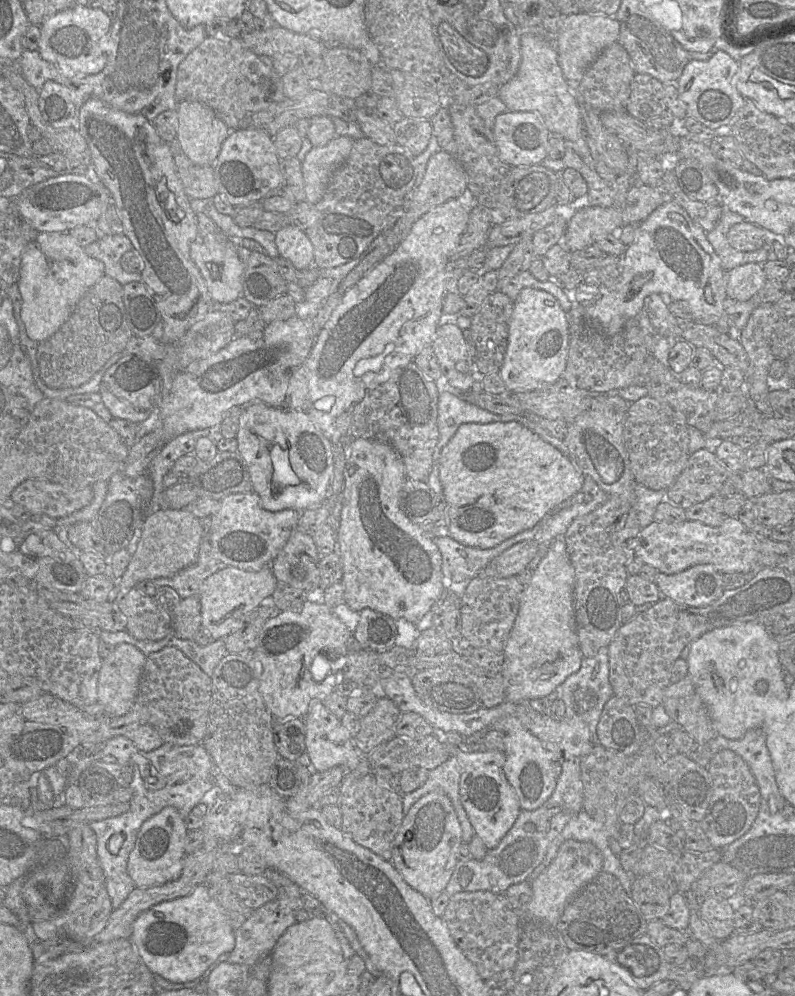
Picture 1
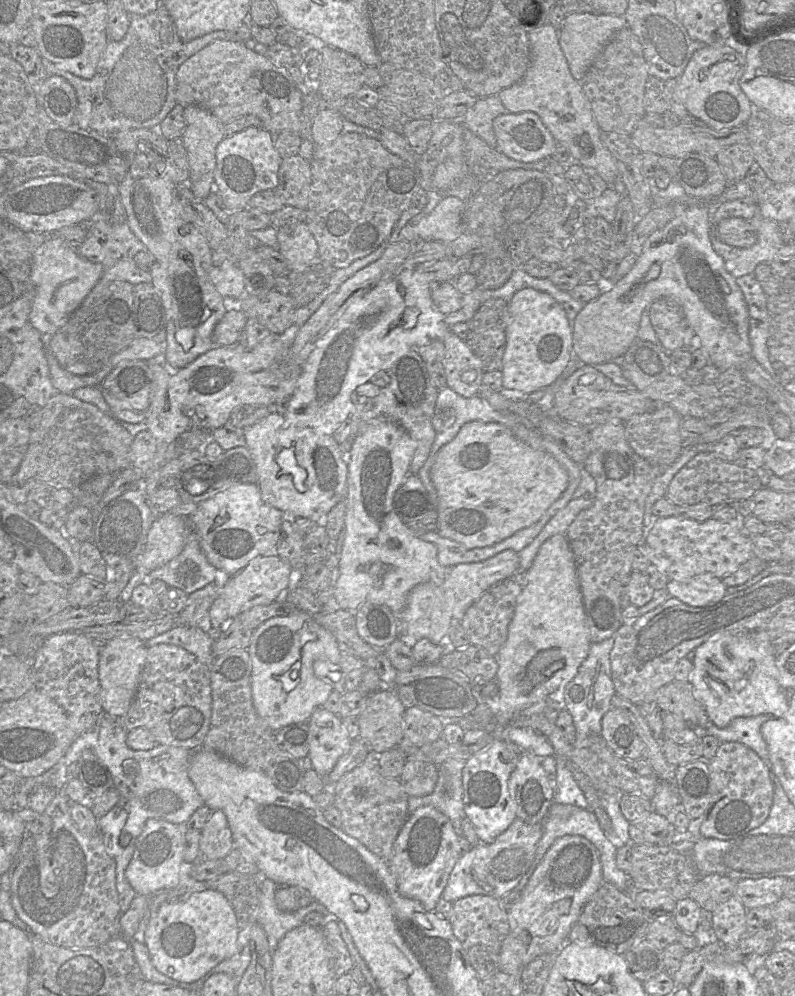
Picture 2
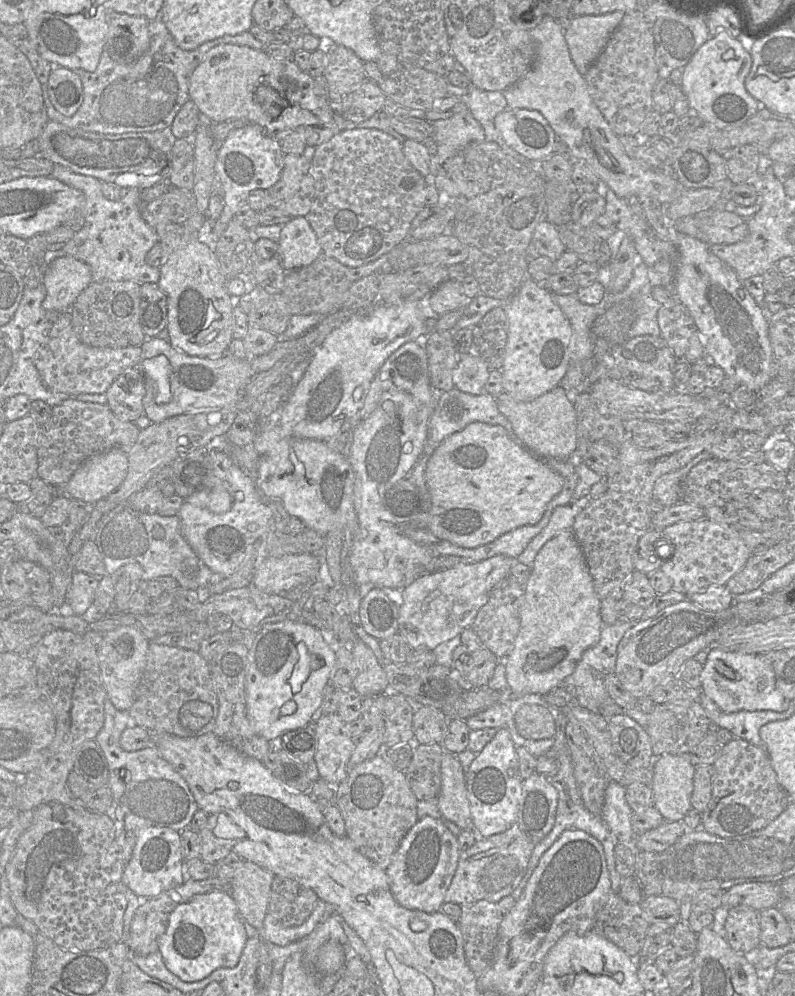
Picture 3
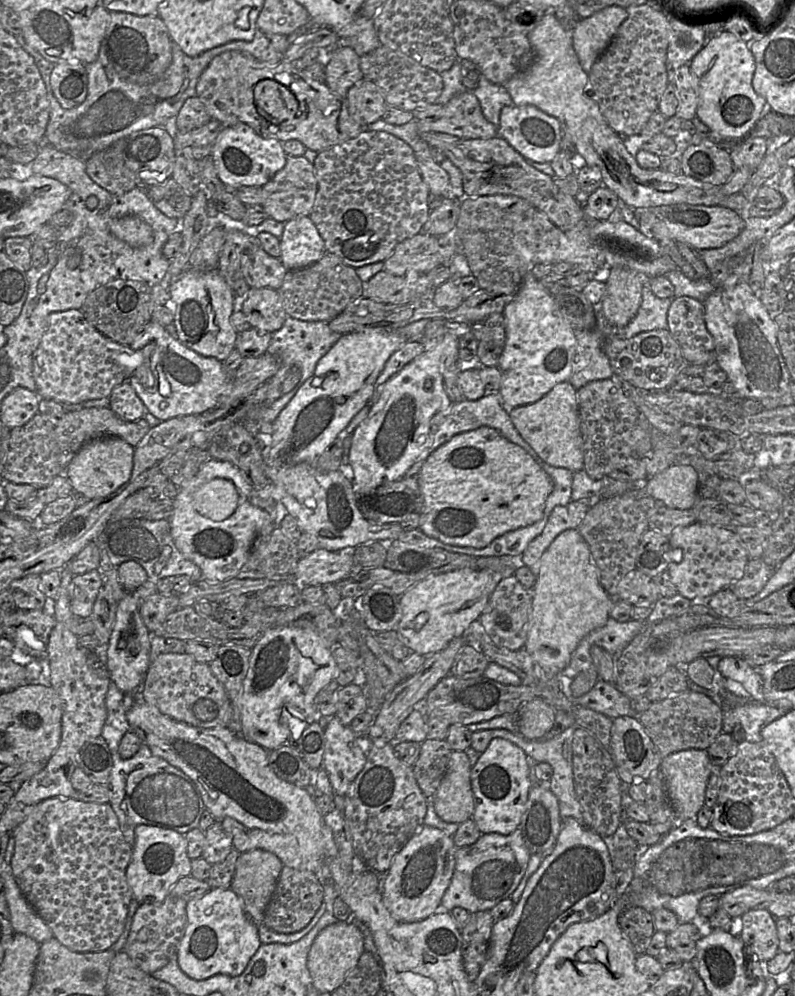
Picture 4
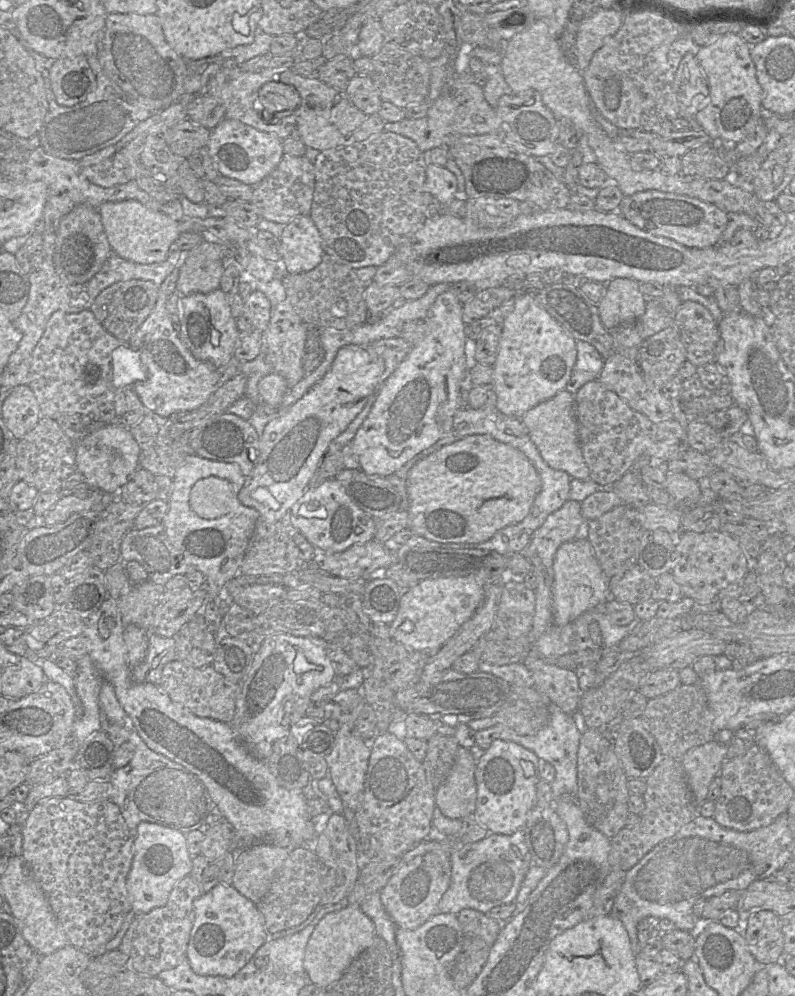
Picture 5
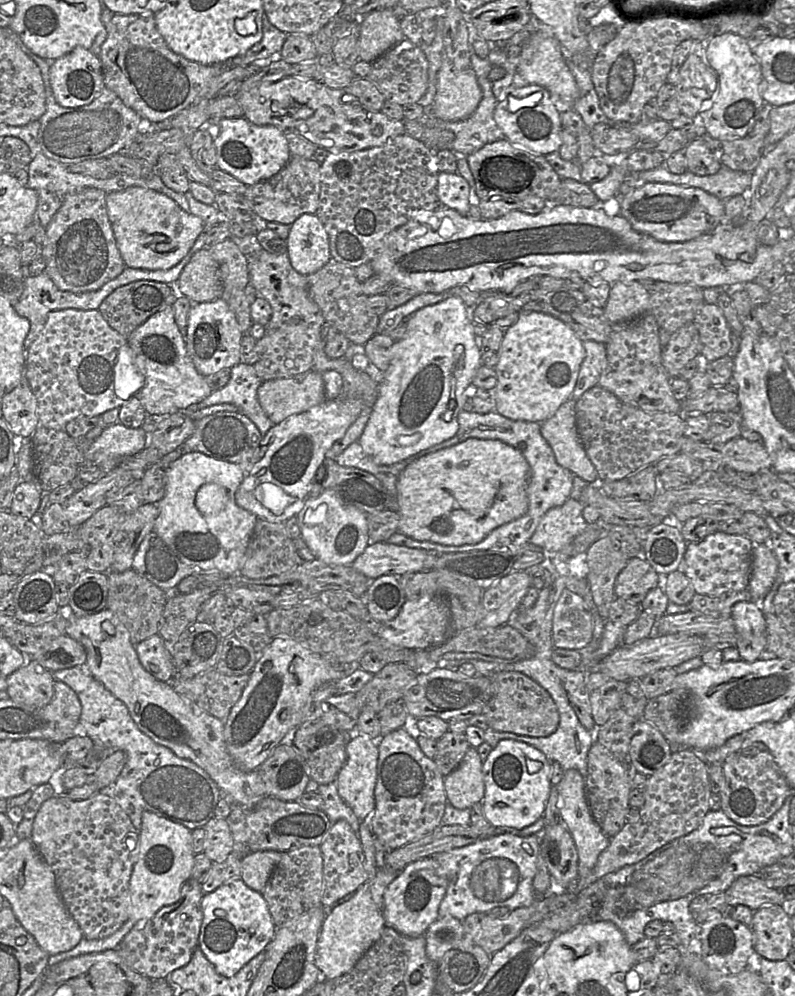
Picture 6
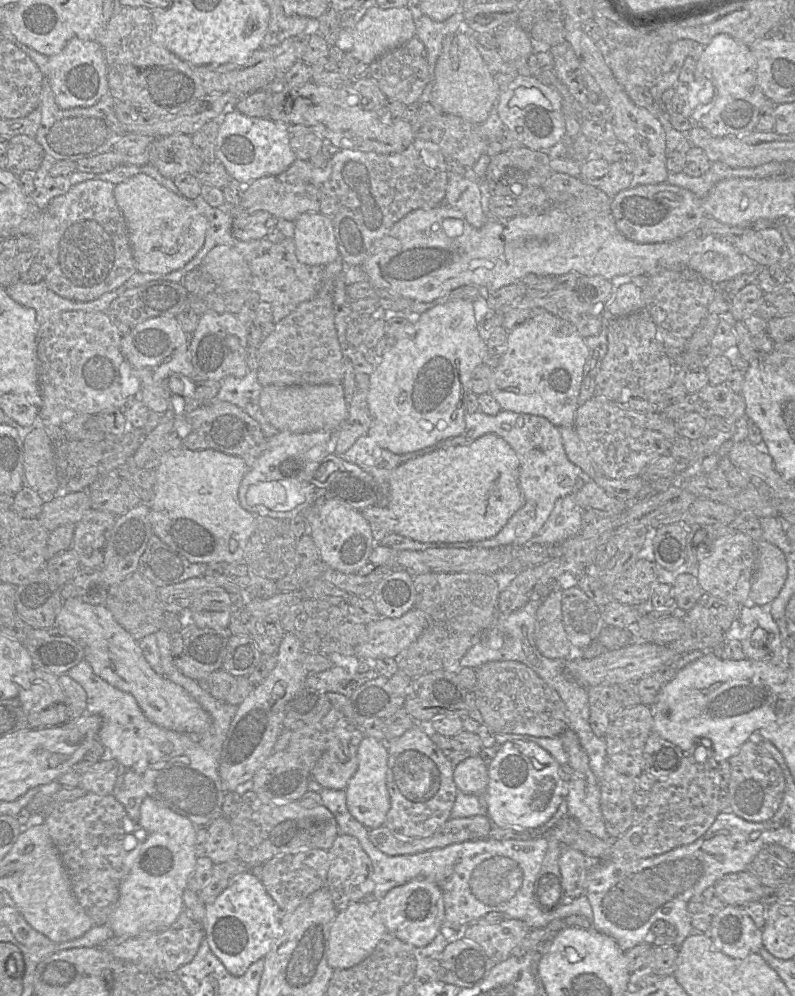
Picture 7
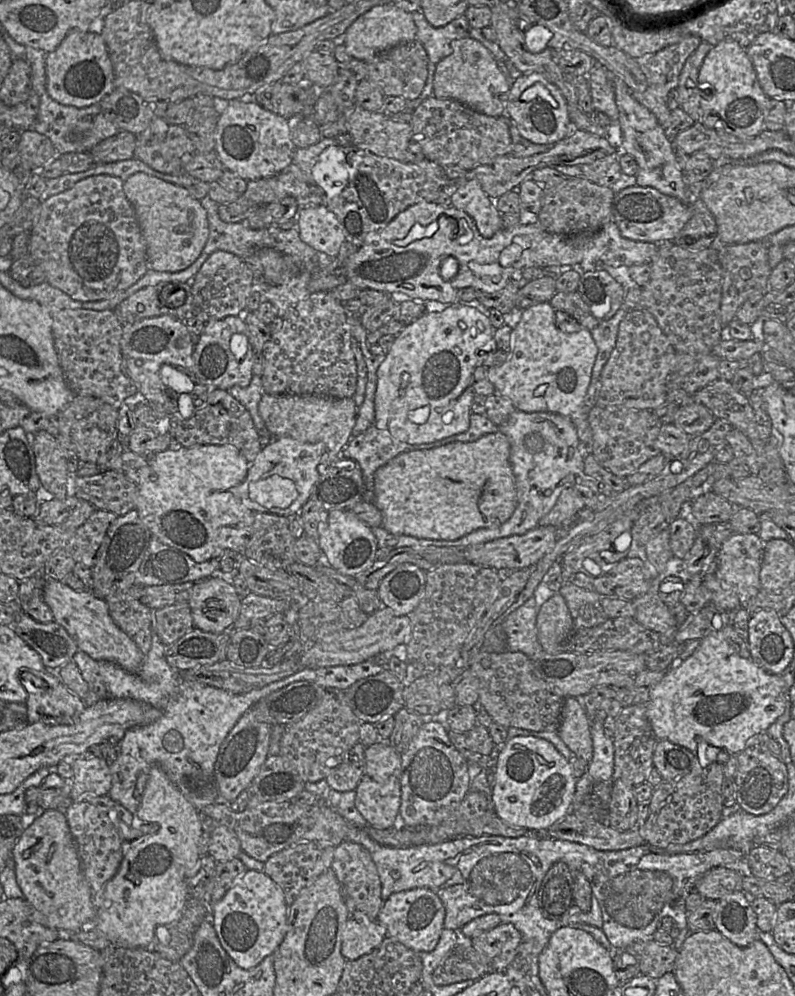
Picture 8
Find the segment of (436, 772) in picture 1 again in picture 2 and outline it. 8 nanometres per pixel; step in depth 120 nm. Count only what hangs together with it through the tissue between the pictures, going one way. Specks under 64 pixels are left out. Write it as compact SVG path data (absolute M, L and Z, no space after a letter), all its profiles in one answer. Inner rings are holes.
M449 759L438 766L439 774L434 791L426 796L409 796L408 813L422 806L433 806L446 815L458 837L463 837L463 820L466 818L463 805L462 772L465 760Z

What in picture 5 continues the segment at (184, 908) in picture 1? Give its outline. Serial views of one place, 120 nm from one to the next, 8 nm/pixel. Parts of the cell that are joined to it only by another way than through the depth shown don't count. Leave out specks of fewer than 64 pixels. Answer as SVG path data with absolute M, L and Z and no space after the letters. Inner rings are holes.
M218 884L193 901L194 924L186 958L198 975L232 977L268 940L264 918L257 905L241 895L232 885Z

